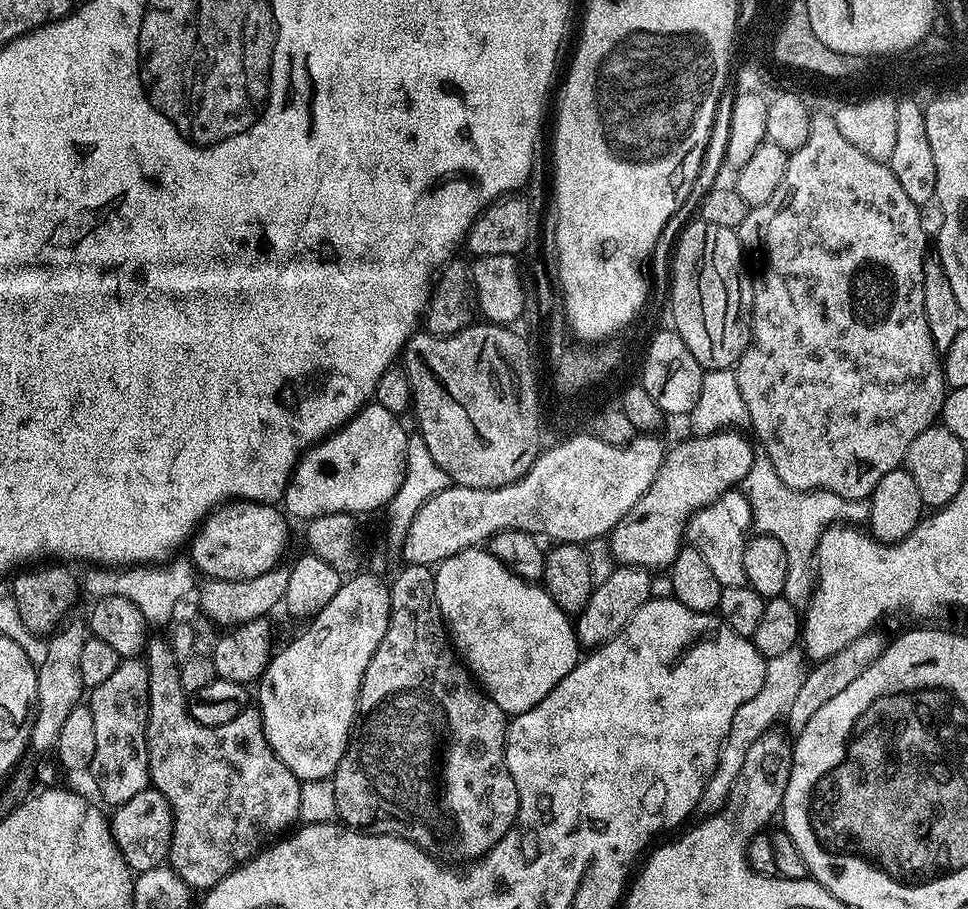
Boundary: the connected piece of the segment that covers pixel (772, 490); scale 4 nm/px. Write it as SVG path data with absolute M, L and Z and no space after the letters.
M763 454L757 455L753 459L750 470L745 474L742 481L742 491L744 497L748 499L748 505L752 511L752 524L756 528L755 531L766 536L778 538L778 542L782 542L782 550L786 550L786 562L788 565L786 566L786 584L782 594L791 604L797 606L807 605L808 601L812 599L814 557L820 536L827 528L839 525L841 522L847 522L852 526L863 525L866 520L865 505L859 500L847 500L833 492L794 490L790 486L786 486L786 482L782 482L782 478L778 478L774 466L768 461L768 457Z

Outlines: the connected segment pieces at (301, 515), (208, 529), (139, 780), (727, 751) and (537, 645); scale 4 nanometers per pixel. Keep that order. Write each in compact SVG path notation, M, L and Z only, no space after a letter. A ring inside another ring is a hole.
M369 402L331 436L311 445L288 480L283 511L293 521L307 522L335 512L359 514L387 506L398 494L398 486L402 486L406 474L410 432L400 425L400 420L397 413Z
M253 500L231 501L215 509L196 529L190 541L190 559L197 573L214 580L258 578L283 561L280 559L288 544L287 523L279 507Z
M140 658L121 659L118 670L102 686L91 689L86 703L94 722L94 758L90 775L96 779L100 796L111 806L130 802L134 794L150 787L148 778L148 665ZM92 696L92 697L90 697Z
M799 647L789 650L786 654L778 654L778 658L768 661L766 666L766 682L762 682L762 690L750 698L750 702L742 702L738 706L738 714L734 714L734 722L730 722L730 734L726 734L724 745L720 751L720 761L716 764L714 774L706 782L706 790L700 799L699 811L704 814L716 814L728 802L728 795L734 786L734 778L738 778L738 770L742 770L742 762L746 762L746 750L754 746L762 733L773 727L772 722L787 713L788 707L794 702L802 682L806 681L809 665L806 656Z
M487 547L467 548L450 558L446 558L435 569L435 574L438 606L444 619L444 627L448 630L452 647L456 649L464 667L468 669L476 683L509 717L517 716L534 706L538 706L538 702L542 702L542 698L546 698L546 694L550 694L550 690L554 690L554 686L558 686L558 682L562 682L562 678L566 678L566 674L570 674L570 670L574 670L577 660L581 659L582 645L576 639L576 629L569 613L563 612L558 606L558 602L554 602L554 598L550 598L550 594L539 583L515 576L505 564L498 562L498 558L494 558L494 554L488 552Z

